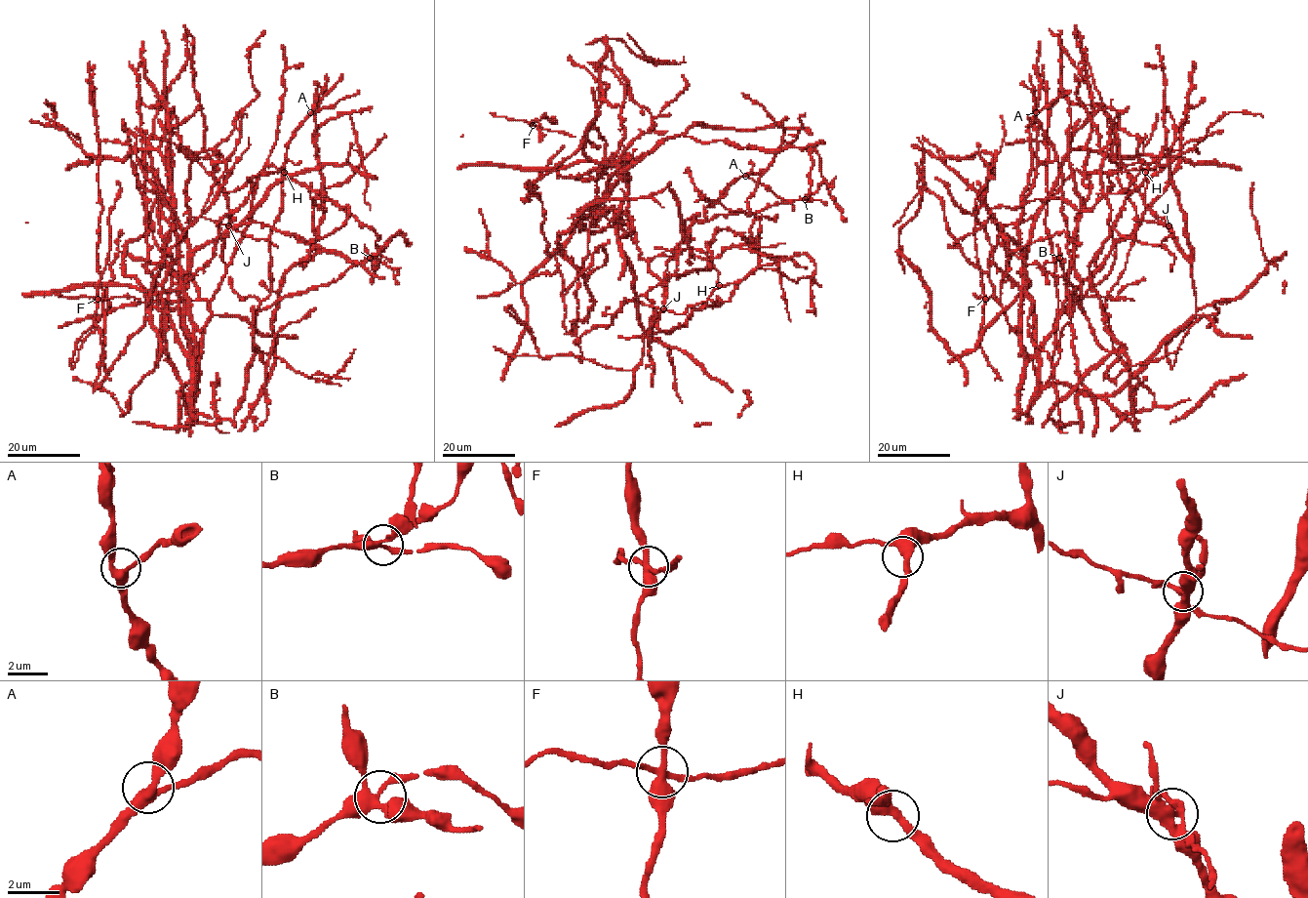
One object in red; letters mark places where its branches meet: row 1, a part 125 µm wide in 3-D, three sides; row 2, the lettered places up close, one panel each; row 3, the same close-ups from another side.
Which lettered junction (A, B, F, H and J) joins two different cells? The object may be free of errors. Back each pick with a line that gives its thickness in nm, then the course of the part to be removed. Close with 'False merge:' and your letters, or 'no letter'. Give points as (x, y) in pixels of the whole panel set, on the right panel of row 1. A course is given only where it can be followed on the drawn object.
F: Thickness 360 nm. Course of the part to remove: (985, 298), (993, 296), (997, 300)
False merge: F

